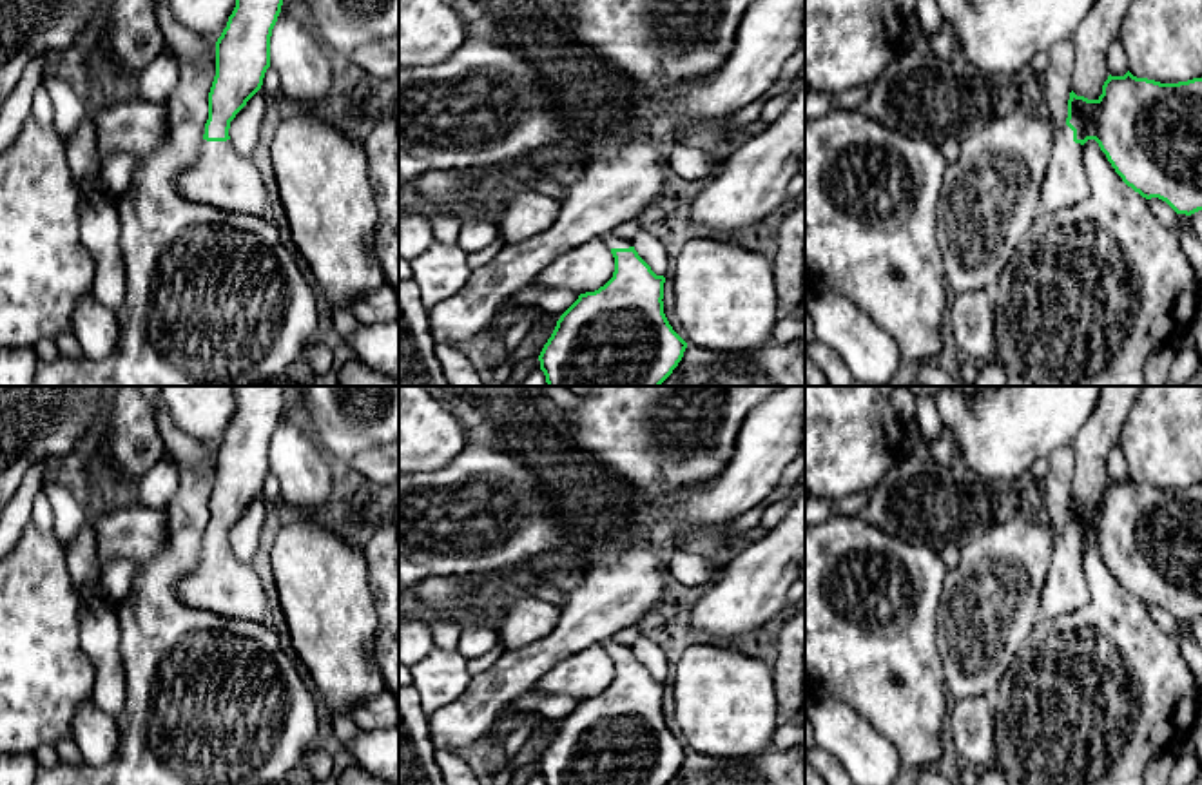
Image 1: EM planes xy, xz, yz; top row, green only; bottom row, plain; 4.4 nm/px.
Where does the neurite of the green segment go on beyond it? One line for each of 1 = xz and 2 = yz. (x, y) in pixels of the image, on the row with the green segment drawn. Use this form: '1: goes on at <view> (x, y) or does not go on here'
1: goes on at xz (613, 242)
2: goes on at yz (1065, 184)

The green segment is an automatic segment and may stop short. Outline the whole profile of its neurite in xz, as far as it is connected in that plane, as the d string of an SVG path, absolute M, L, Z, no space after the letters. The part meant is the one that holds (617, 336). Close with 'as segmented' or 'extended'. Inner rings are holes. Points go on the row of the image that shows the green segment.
M606 232L600 236L615 257L613 277L595 292L580 294L560 315L538 361L548 386L660 386L678 366L687 343L673 330L664 314L664 276L656 276L638 256L633 241Z | extended

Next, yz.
M1108 76L1097 100L1077 96L1068 100L1066 125L1053 136L1046 160L1039 207L1042 212L1077 205L1090 198L1090 183L1082 167L1082 145L1095 140L1122 181L1142 198L1158 198L1177 214L1202 210L1202 78L1160 83L1124 76Z | extended

